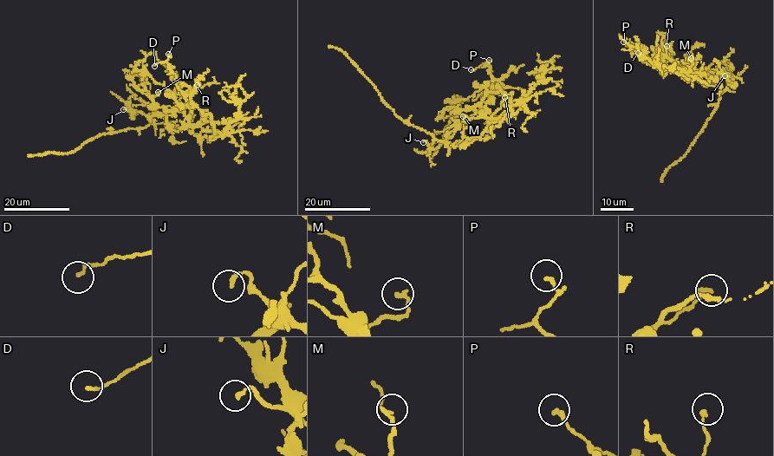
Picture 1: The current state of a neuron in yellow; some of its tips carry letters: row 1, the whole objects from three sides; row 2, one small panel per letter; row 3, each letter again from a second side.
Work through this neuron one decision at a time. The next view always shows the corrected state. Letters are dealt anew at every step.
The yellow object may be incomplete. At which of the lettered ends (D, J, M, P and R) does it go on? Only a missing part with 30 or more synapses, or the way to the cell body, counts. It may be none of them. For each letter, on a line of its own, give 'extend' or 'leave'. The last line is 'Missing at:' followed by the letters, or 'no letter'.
D: leave
J: leave
M: leave
P: leave
R: leave
Missing at: no letter

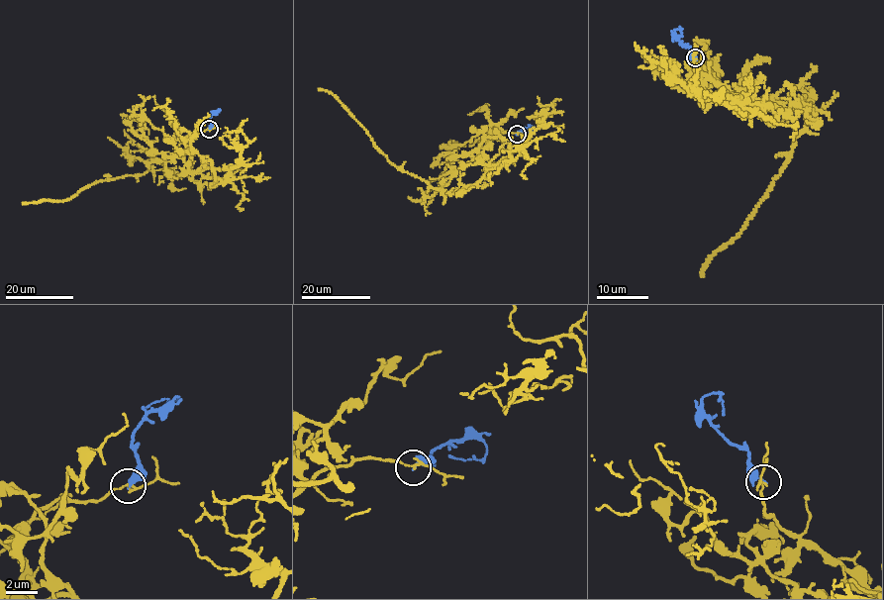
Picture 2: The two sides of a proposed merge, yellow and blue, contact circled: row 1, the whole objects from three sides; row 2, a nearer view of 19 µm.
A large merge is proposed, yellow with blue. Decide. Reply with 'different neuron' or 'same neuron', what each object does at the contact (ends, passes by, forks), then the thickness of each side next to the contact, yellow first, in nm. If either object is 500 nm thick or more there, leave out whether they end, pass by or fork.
different neuron; yellow passes by; blue ends there; 140 nm thick on the yellow side, 300 nm on the other

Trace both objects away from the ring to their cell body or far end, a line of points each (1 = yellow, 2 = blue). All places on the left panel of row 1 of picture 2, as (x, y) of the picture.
1: (208, 129), (184, 141), (192, 178), (166, 169), (149, 170), (99, 180), (65, 200), (22, 203)
2: (209, 129), (210, 119), (220, 110), (212, 113)

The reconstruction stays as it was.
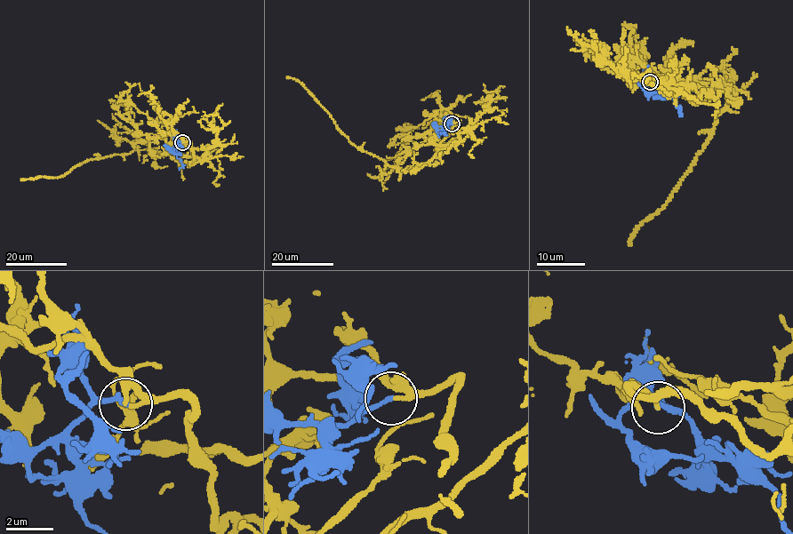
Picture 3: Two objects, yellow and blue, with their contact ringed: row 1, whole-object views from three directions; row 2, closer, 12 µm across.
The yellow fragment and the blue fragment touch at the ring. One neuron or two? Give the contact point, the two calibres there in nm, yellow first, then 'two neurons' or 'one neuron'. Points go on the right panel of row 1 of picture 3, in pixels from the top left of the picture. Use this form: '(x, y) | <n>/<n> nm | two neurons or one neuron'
(650, 82) | 180/200 nm | one neuron

